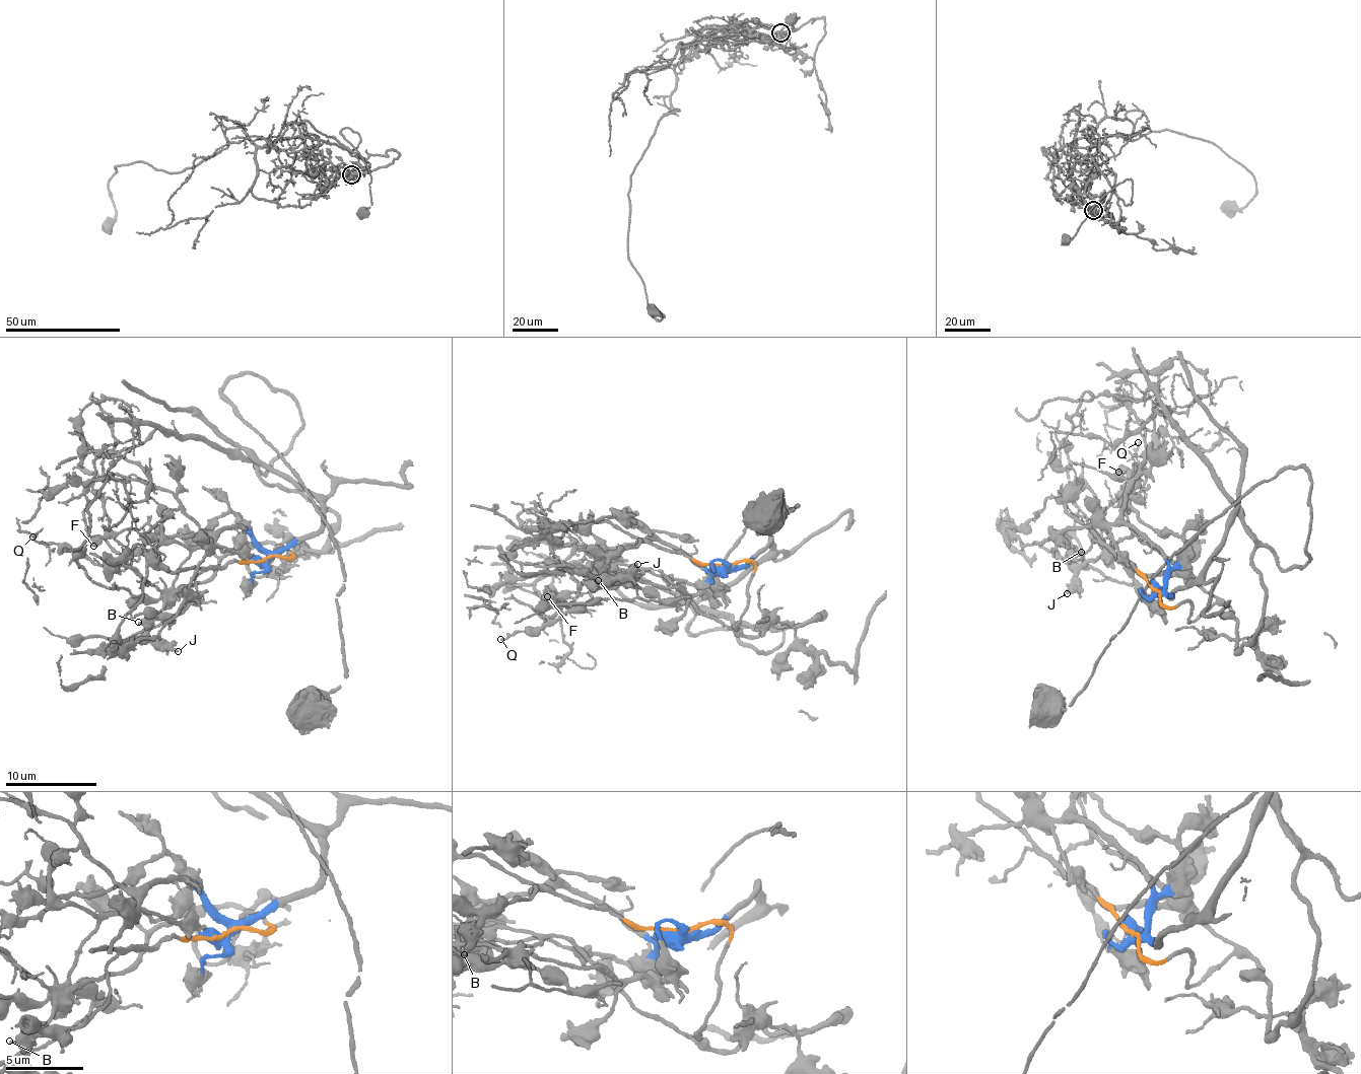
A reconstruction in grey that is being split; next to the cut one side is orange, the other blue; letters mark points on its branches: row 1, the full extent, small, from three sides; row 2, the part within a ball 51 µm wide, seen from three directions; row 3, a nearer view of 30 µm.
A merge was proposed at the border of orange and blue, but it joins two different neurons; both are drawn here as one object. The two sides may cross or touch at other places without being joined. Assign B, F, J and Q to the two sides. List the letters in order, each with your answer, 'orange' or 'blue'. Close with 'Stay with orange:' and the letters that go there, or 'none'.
B: orange
F: orange
J: blue
Q: orange
Stay with orange: B, F, Q

